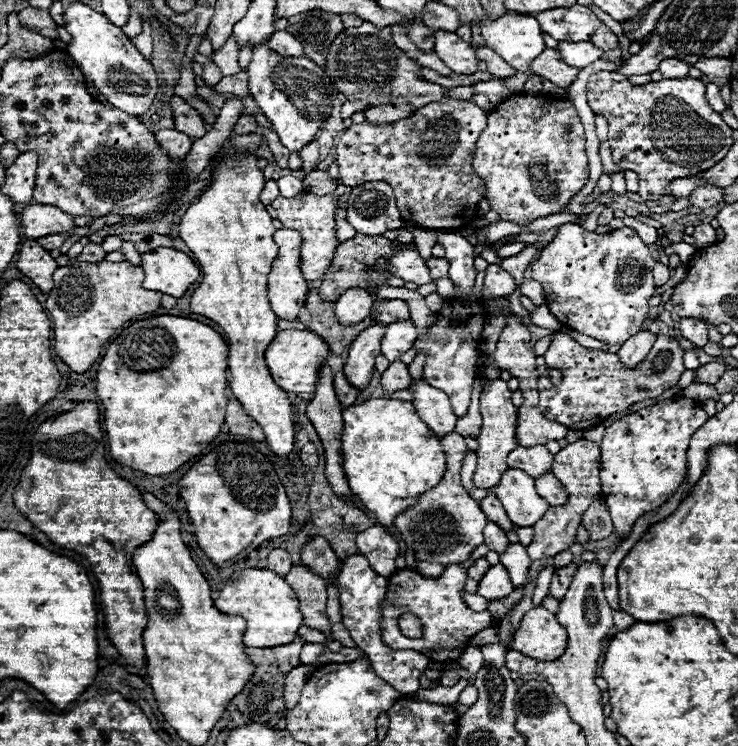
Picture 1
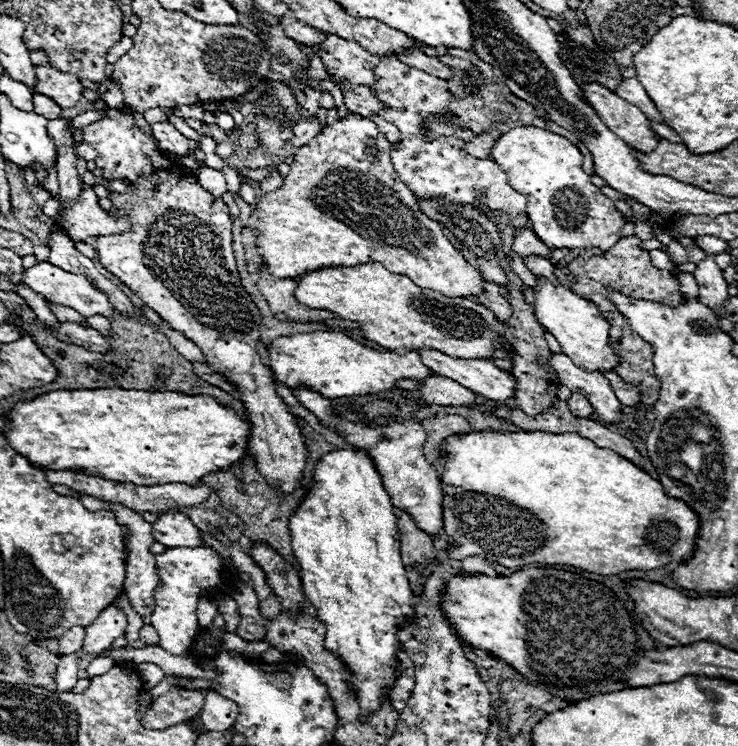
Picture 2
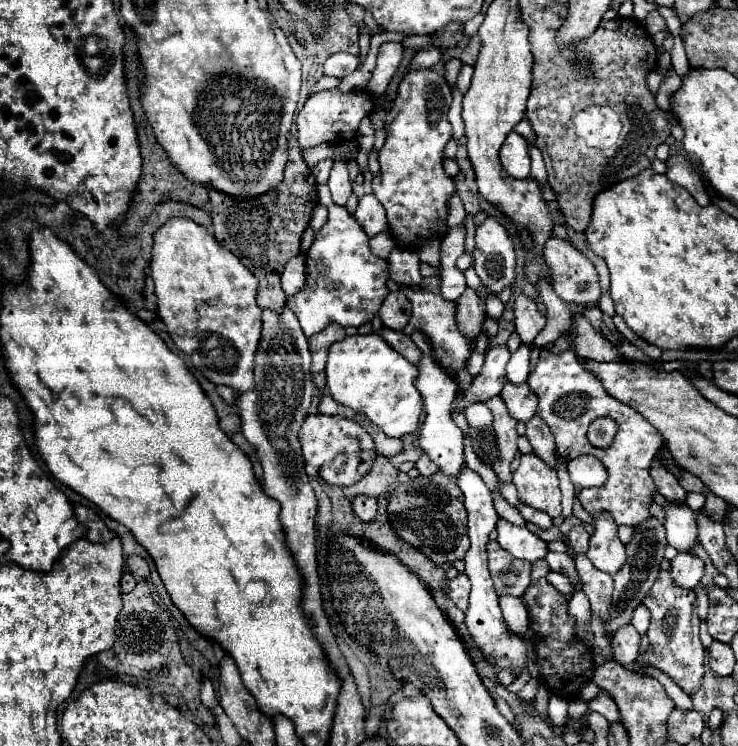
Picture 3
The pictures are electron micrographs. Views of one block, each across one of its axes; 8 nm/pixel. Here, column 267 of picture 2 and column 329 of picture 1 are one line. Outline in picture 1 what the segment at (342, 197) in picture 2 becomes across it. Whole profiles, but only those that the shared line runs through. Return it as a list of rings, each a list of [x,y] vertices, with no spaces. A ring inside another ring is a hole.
[[[302,192],[294,198],[282,198],[278,196],[272,206],[278,212],[278,220],[284,224],[284,228],[296,230],[302,234],[302,246],[300,246],[300,270],[302,276],[308,282],[320,280],[326,270],[332,264],[332,258],[336,254],[338,238],[336,238],[336,222],[334,222],[334,212],[336,212],[336,198],[334,194],[326,196],[316,196],[310,192]]]

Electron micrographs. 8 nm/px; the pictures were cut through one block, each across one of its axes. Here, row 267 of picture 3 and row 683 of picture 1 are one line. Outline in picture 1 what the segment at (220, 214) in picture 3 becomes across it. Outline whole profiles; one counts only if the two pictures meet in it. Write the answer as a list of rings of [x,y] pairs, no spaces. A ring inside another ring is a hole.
[[[296,636],[294,642],[284,644],[284,646],[274,646],[274,648],[246,648],[246,656],[254,664],[254,674],[246,682],[244,690],[232,698],[232,704],[236,710],[240,710],[246,718],[252,722],[270,722],[272,726],[286,714],[284,708],[284,678],[290,670],[300,666],[300,650],[306,642]]]

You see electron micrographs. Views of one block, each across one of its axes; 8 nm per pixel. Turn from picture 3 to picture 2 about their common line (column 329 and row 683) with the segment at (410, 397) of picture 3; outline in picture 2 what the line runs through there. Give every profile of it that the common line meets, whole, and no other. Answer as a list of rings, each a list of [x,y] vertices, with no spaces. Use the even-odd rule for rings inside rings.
[[[350,448],[350,450],[334,450],[334,452],[324,454],[318,460],[318,464],[314,466],[312,486],[308,488],[304,500],[300,502],[300,508],[296,508],[296,512],[292,514],[292,520],[288,520],[288,526],[290,526],[290,532],[292,532],[292,548],[296,552],[296,562],[300,566],[300,580],[302,580],[302,588],[304,588],[306,600],[316,608],[318,618],[326,624],[326,640],[324,640],[324,644],[334,654],[338,654],[346,662],[348,670],[352,672],[352,678],[354,678],[352,686],[354,686],[354,690],[356,690],[356,694],[360,698],[360,708],[362,708],[362,716],[364,716],[364,714],[376,710],[382,704],[384,690],[392,688],[392,682],[396,680],[394,678],[394,662],[396,662],[396,650],[400,648],[400,642],[396,640],[396,628],[406,616],[412,614],[412,608],[410,608],[412,590],[410,590],[410,584],[408,584],[408,578],[406,578],[406,570],[404,570],[404,564],[402,564],[402,556],[400,556],[400,540],[398,540],[398,532],[396,532],[394,506],[392,506],[390,494],[382,486],[382,478],[378,474],[368,450]]]

